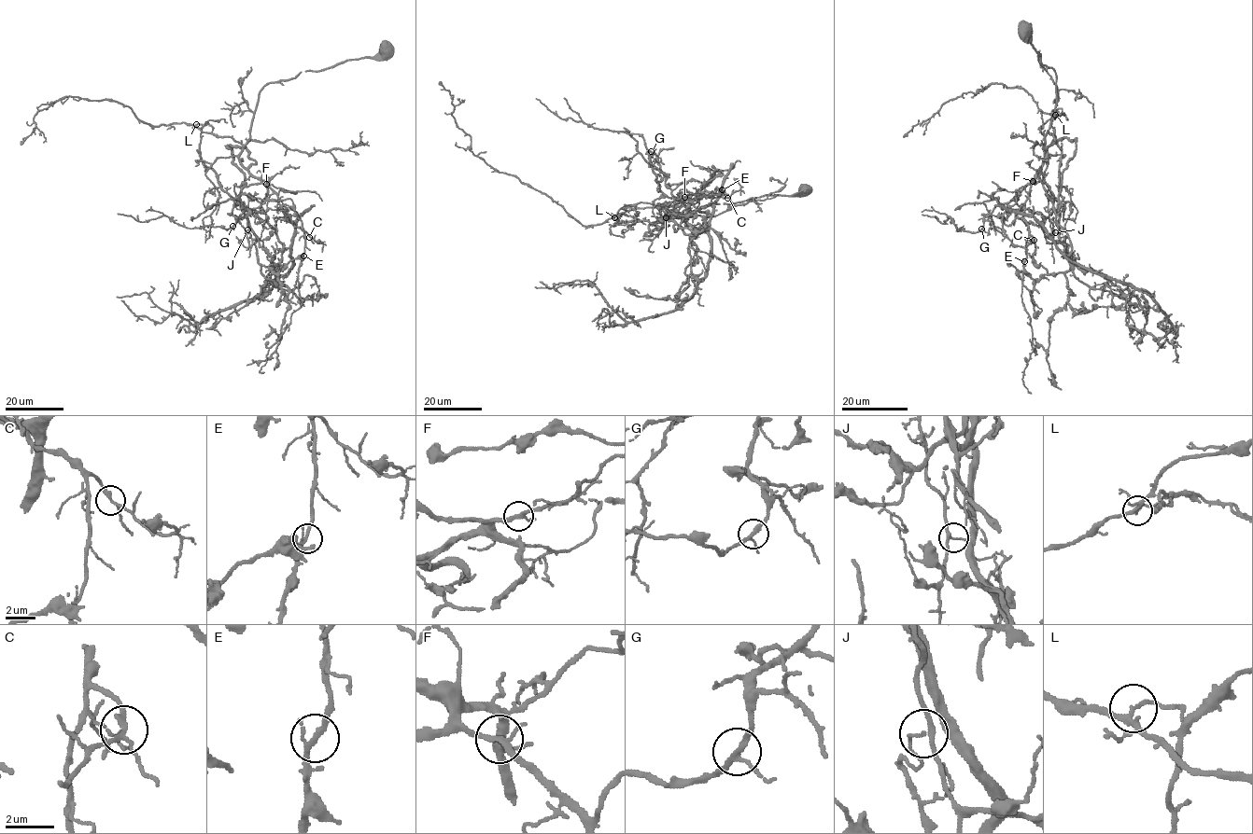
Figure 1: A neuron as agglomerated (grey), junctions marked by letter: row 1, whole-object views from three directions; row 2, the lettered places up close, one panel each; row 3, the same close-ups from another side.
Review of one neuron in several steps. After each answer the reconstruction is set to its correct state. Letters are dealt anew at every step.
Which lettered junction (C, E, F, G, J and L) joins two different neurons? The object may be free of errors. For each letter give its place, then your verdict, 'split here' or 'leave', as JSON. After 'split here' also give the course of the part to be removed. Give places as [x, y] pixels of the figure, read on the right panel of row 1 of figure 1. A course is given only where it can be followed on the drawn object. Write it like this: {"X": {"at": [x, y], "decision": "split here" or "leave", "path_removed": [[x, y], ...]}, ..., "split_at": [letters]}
{"C": {"at": [1034, 240], "decision": "leave"}, "E": {"at": [1024, 261], "decision": "leave"}, "F": {"at": [1033, 181], "decision": "leave"}, "G": {"at": [981, 229], "decision": "leave"}, "J": {"at": [1055, 232], "decision": "leave"}, "L": {"at": [1055, 115], "decision": "split here", "path_removed": [[1055, 114], [1062, 198], [1044, 230], [1072, 261], [1142, 288], [1173, 326], [1141, 333], [1126, 325], [1133, 307]]}, "split_at": ["L"]}

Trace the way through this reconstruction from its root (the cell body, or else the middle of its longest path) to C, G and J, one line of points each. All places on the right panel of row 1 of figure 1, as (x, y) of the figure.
C: (1022, 30), (1040, 62), (1056, 76), (1056, 107), (1045, 136), (1044, 160), (1023, 212), (1034, 240)
G: (1022, 30), (1040, 62), (1055, 73), (1054, 117), (1045, 136), (1042, 169), (1032, 183), (996, 206), (981, 229)
J: (1022, 30), (1040, 62), (1056, 76), (1054, 117), (1036, 173), (1052, 198), (1048, 211), (1055, 232)

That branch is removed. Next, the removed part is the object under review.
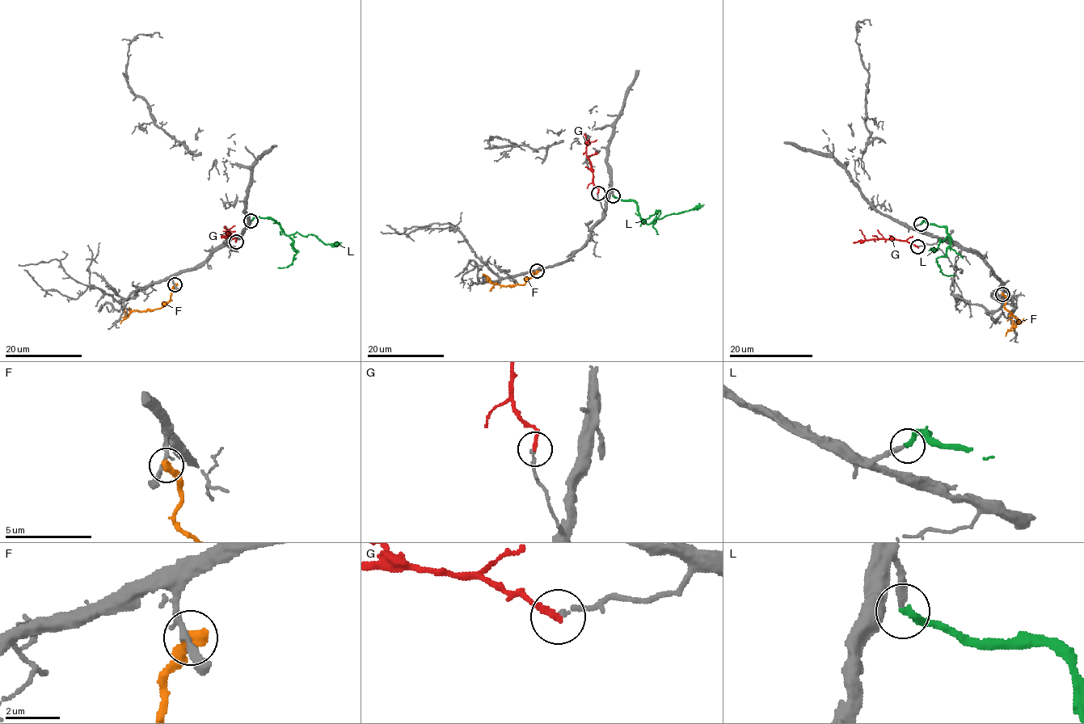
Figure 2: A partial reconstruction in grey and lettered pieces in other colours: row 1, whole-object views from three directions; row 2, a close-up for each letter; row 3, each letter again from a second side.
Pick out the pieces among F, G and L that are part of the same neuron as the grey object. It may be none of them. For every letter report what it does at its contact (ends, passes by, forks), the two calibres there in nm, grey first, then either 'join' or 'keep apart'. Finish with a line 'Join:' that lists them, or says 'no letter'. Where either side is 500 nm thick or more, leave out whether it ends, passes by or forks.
F: 220/550 nm | keep apart
G: it ends | 160/220 nm | keep apart
L: it ends | 260/280 nm | join
Join: L

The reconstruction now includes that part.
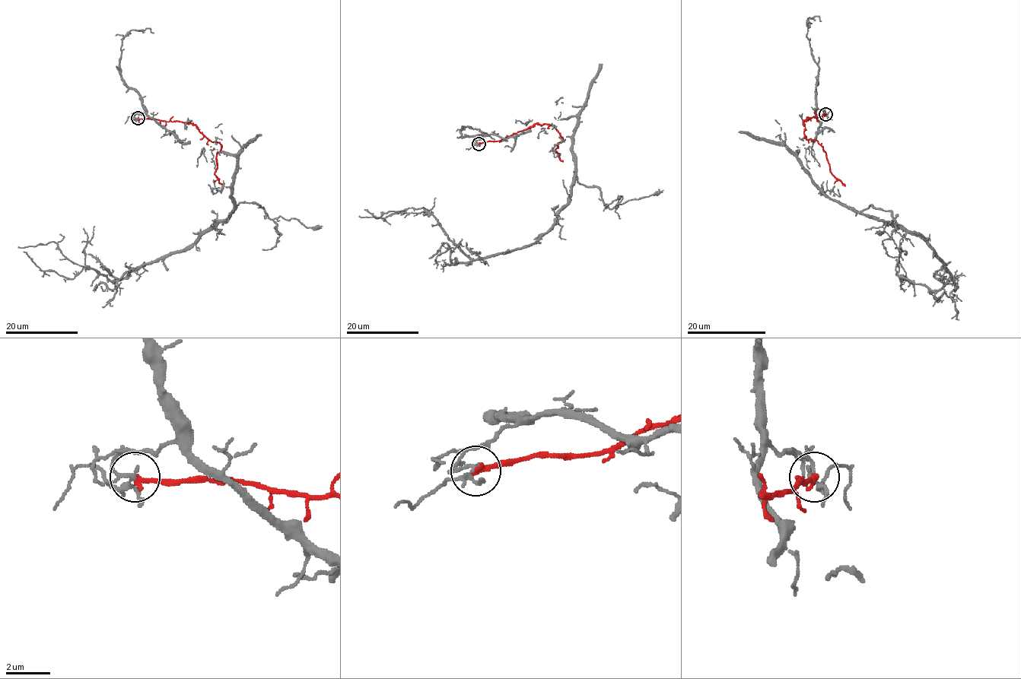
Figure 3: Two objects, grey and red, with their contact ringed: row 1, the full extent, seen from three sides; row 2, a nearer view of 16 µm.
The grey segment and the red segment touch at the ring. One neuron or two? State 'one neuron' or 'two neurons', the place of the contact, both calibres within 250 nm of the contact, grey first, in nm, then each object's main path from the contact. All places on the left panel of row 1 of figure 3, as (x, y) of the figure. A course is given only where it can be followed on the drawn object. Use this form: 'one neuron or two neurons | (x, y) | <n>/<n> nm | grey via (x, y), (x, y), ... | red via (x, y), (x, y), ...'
two neurons | (138, 118) | 140/280 nm | grey via (138, 118), (207, 161), (211, 147), (236, 158), (230, 215), (117, 280), (52, 241), (17, 247) | red via (138, 118), (191, 122), (212, 141), (221, 144), (216, 157), (215, 172), (222, 185)

